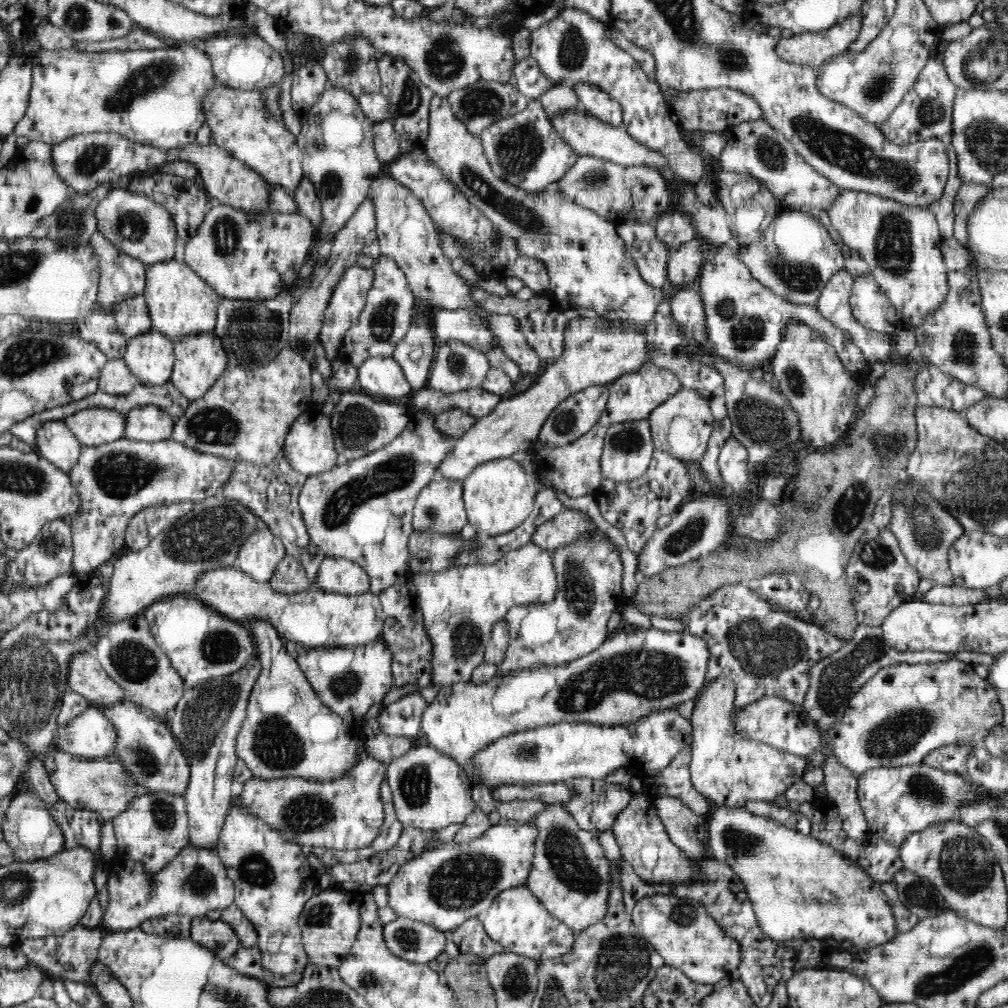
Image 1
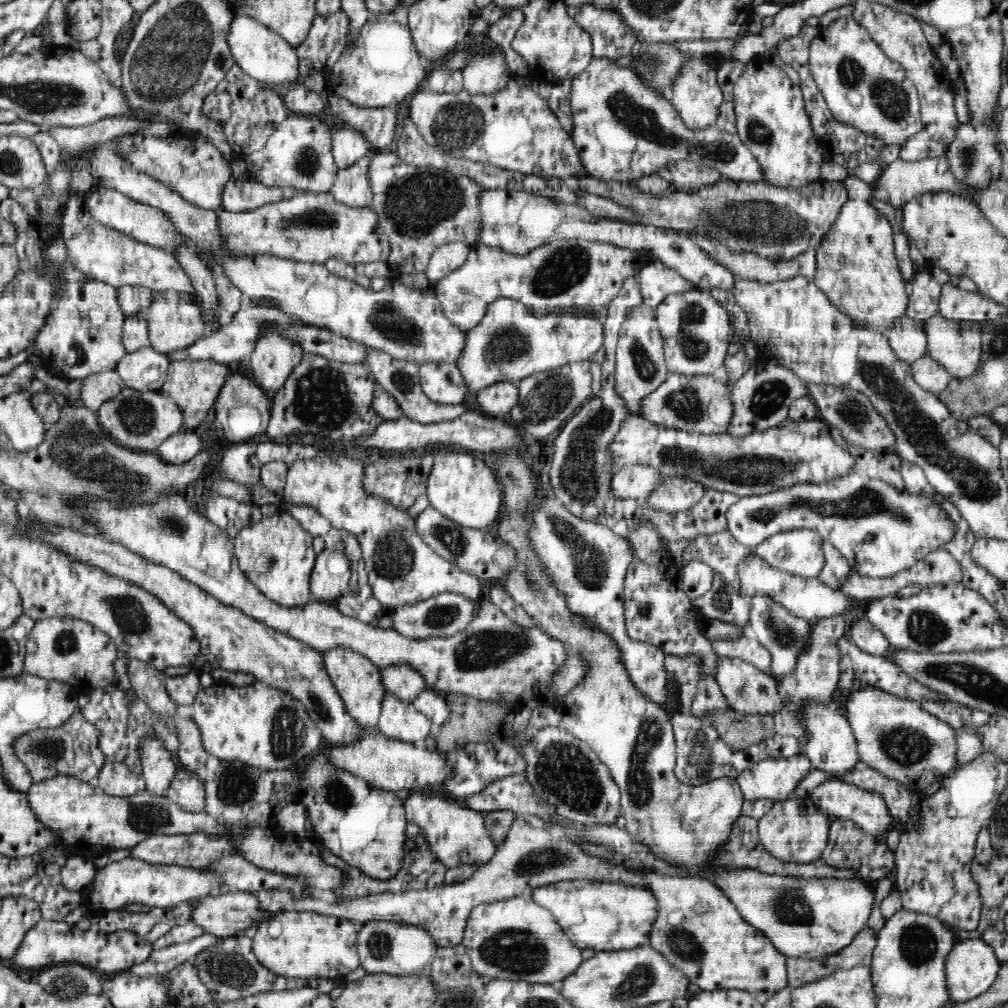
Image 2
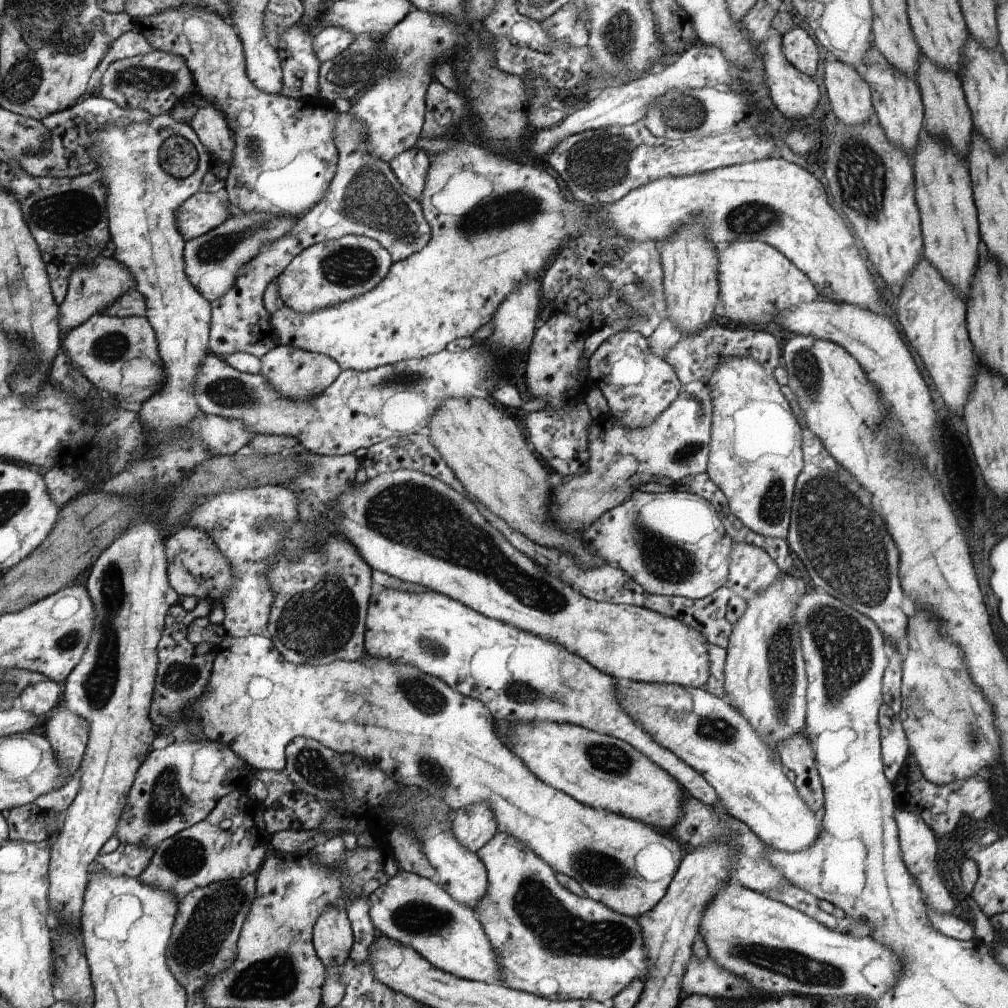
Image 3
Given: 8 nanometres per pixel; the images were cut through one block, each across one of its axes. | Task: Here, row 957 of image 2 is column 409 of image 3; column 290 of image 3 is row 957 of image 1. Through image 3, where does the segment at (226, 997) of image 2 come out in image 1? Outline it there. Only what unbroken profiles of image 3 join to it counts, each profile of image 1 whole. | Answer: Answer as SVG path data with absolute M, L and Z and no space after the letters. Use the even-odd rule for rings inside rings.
M257 945L250 948L240 947L234 955L230 956L225 963L230 968L236 969L239 974L246 977L257 979L263 986L296 986L304 977L303 972L296 972L295 970L282 974L274 974L274 972L263 968L263 960L261 952Z

